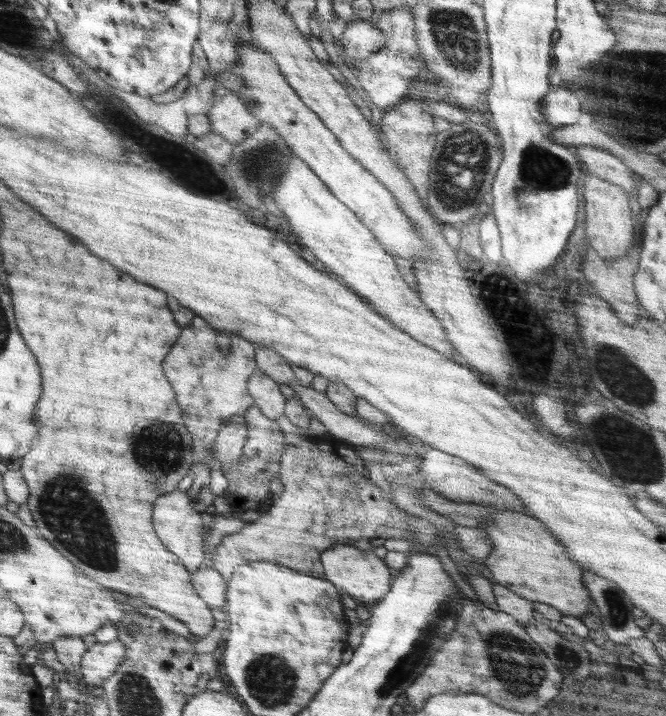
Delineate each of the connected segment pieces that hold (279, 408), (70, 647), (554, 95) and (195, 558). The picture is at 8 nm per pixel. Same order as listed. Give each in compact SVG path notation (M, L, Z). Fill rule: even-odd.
M256 369L247 380L247 389L254 399L254 404L262 411L264 416L275 421L284 415L287 400L280 393L279 383L272 380L260 369Z
M63 636L51 643L57 652L58 660L65 666L64 674L75 684L81 679L81 658L87 646L79 636Z
M556 86L546 96L543 96L539 109L545 120L555 129L578 123L584 113L583 108L584 106L576 92L572 91L571 88Z
M180 490L170 492L166 496L160 496L160 500L156 500L156 508L154 508L153 524L158 538L164 542L165 548L168 548L190 573L209 563L209 554L206 554L204 549L207 533L204 531L201 513L193 508L192 498Z

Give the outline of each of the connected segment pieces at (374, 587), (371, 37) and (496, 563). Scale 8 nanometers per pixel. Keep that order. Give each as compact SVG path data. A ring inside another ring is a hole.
M335 545L326 550L320 556L323 564L323 571L328 579L340 591L350 594L361 604L371 604L380 600L385 594L390 592L392 585L390 579L390 567L378 556L374 550L362 551L358 548L344 545Z
M358 19L346 27L340 36L340 42L342 43L340 48L344 50L344 60L353 65L384 48L386 37L372 21Z
M496 510L481 530L492 541L492 552L484 563L494 584L509 588L533 603L556 607L564 615L580 618L589 612L593 600L588 589L582 586L582 570L566 556L564 546L538 520L518 512Z

